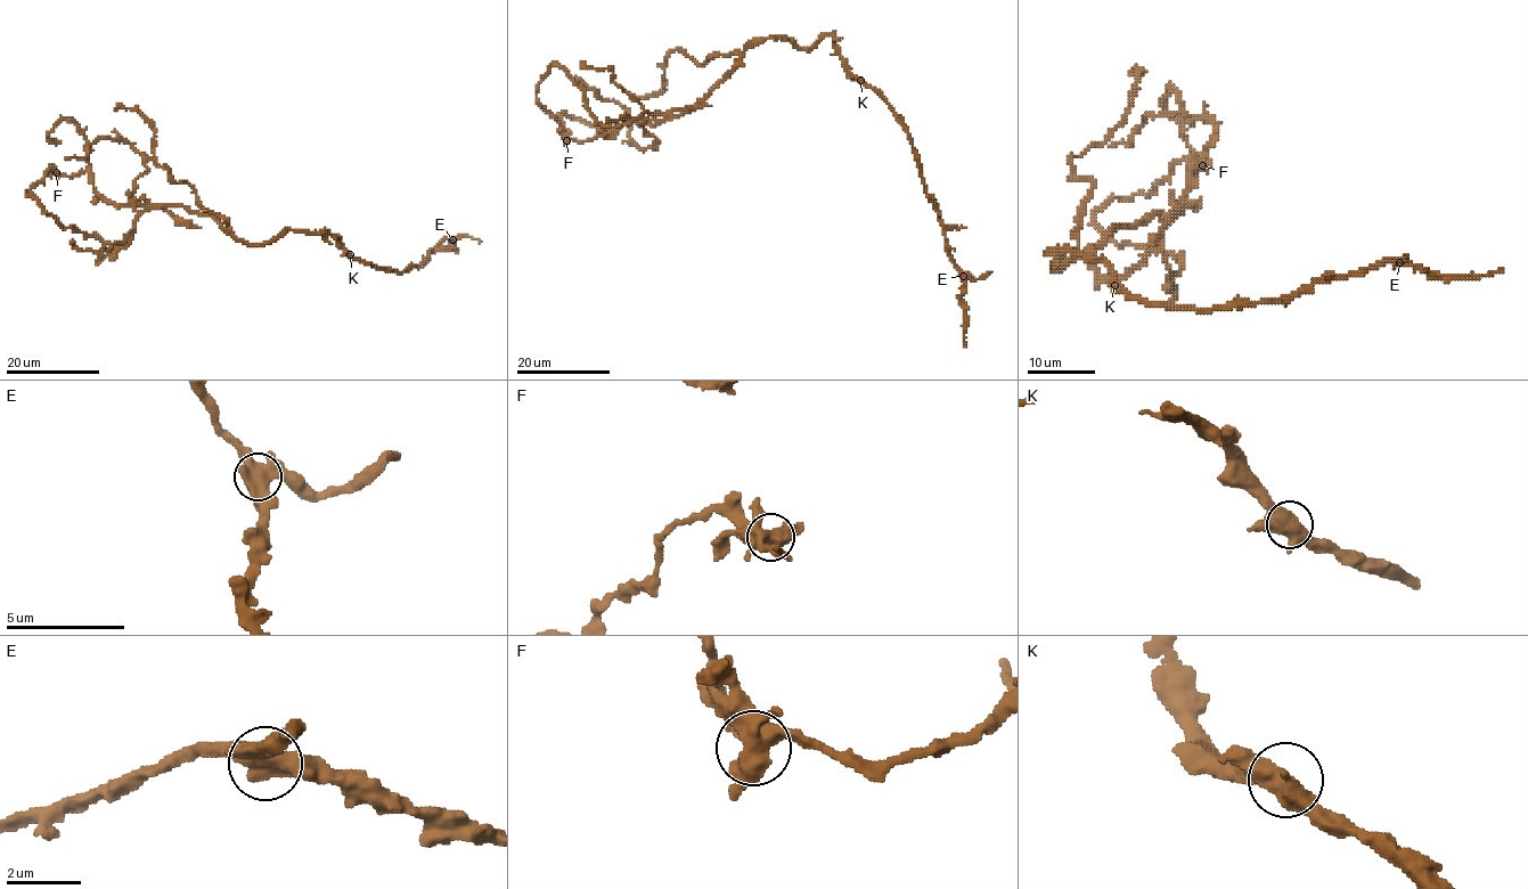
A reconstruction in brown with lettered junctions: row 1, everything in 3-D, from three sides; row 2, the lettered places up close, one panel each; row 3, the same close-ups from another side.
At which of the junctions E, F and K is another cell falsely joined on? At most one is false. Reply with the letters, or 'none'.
F

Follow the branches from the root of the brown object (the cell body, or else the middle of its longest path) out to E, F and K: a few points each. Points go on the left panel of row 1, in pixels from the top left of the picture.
E: (297, 230), (328, 233), (354, 258), (393, 271), (417, 267), (443, 239), (452, 239)
F: (297, 230), (247, 244), (211, 215), (182, 205), (136, 210), (109, 203), (88, 172), (55, 173)
K: (297, 230), (328, 233), (350, 254)

